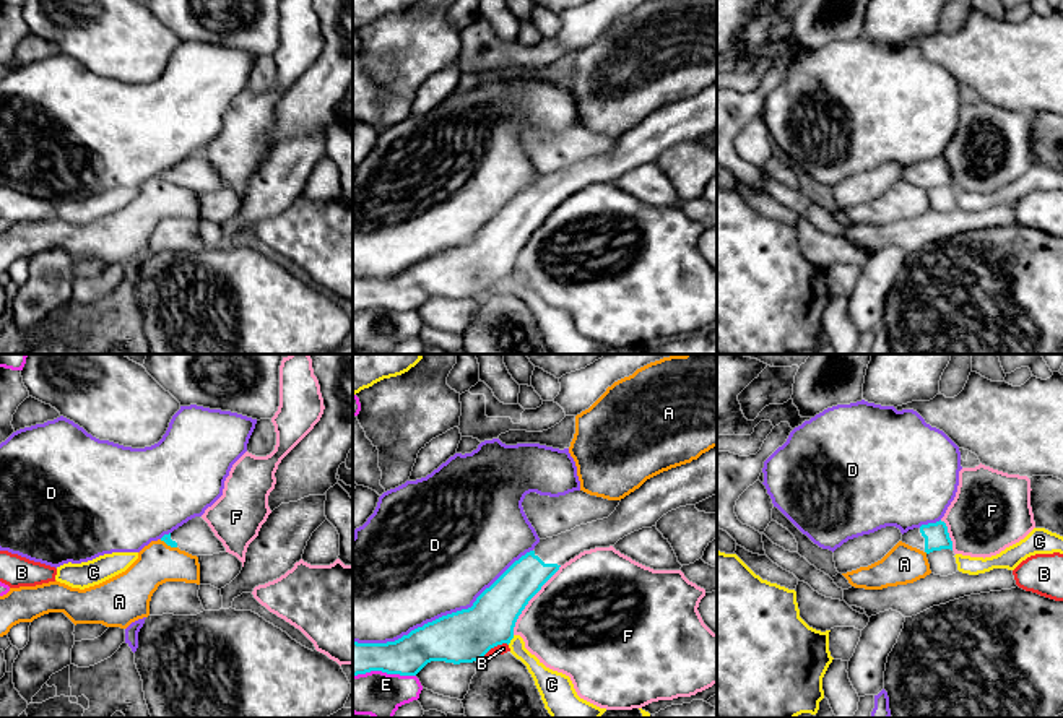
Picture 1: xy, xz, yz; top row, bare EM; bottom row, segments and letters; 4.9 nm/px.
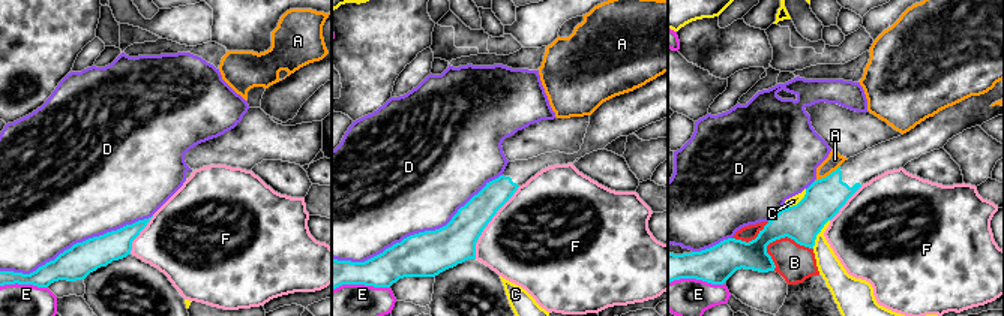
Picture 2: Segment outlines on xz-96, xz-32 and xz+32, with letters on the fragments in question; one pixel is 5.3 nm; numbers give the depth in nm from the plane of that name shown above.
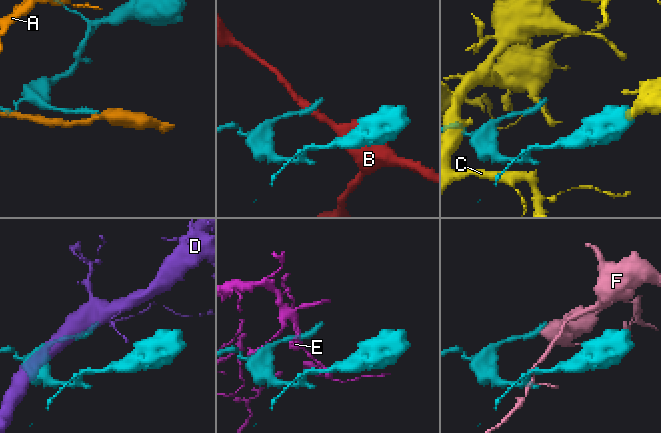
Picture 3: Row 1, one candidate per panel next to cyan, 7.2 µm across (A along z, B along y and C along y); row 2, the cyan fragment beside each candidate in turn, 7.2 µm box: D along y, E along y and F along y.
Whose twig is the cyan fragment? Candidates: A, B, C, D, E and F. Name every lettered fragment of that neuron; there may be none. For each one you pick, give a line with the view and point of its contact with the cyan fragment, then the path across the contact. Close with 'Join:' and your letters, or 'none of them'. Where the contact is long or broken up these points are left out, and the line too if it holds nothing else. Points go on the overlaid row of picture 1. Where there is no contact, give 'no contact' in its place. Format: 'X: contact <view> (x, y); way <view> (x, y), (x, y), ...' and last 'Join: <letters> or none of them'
Join: none of them

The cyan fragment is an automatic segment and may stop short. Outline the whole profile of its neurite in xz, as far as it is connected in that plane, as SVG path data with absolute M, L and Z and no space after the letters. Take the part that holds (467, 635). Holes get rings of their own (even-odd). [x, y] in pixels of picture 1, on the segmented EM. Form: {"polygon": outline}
{"polygon": "M717 447L647 479L621 499L608 518L540 539L471 608L427 622L395 642L353 642L353 676L371 671L416 676L431 661L460 664L484 658L491 648L510 643L518 616L561 565L584 551L614 546L634 531L655 526L668 512L715 494Z"}

